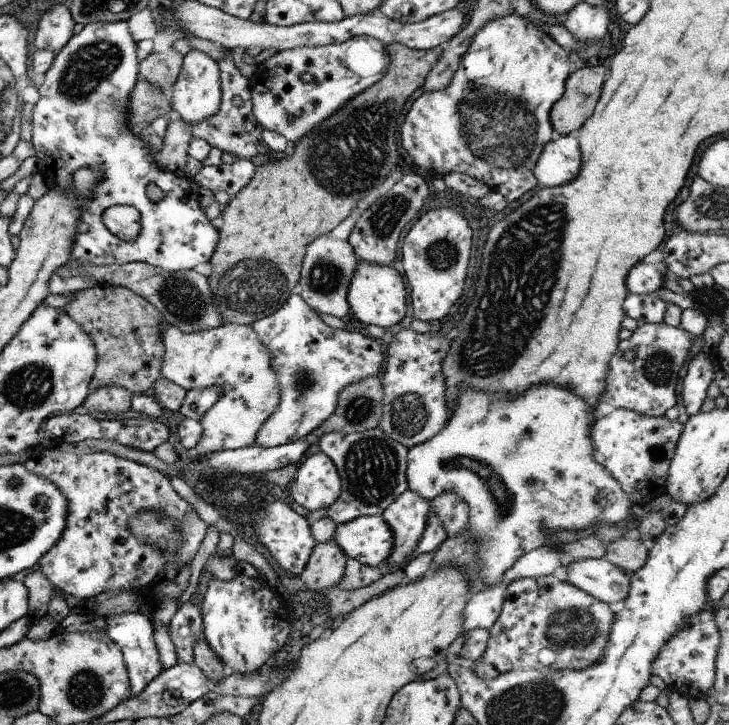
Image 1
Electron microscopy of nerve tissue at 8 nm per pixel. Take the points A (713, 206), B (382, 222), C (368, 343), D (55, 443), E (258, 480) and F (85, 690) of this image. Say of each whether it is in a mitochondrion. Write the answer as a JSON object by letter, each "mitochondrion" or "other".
{"A":"mitochondrion","B":"mitochondrion","C":"other","D":"other","E":"other","F":"mitochondrion"}

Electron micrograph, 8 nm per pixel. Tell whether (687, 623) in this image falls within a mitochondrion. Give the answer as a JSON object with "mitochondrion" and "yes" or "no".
{"mitochondrion":"no"}

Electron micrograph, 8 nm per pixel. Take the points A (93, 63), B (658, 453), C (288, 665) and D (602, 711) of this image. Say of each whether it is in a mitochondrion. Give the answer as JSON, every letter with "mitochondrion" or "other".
{"A":"mitochondrion","B":"other","C":"other","D":"other"}

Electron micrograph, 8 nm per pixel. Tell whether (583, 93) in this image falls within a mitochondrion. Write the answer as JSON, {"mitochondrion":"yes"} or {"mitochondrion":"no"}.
{"mitochondrion":"yes"}

